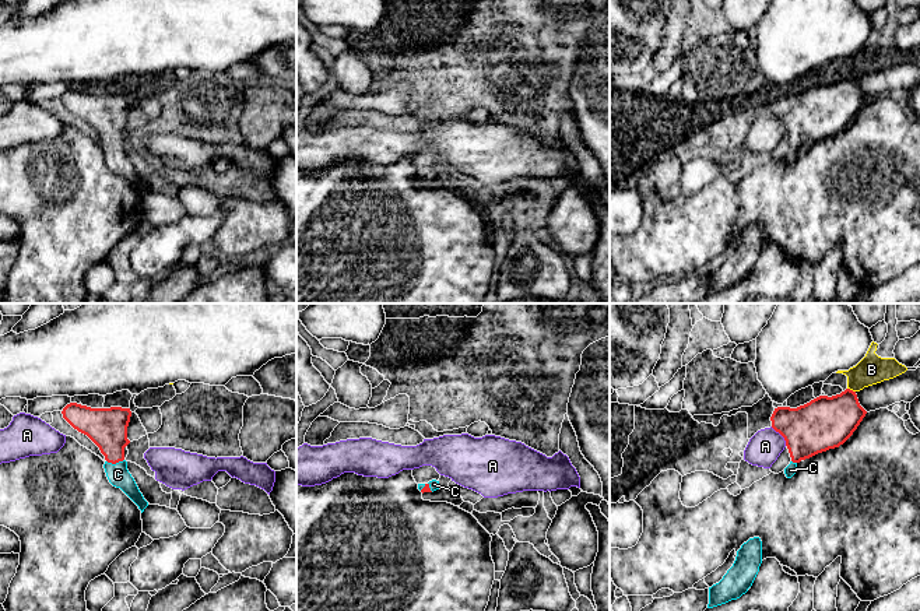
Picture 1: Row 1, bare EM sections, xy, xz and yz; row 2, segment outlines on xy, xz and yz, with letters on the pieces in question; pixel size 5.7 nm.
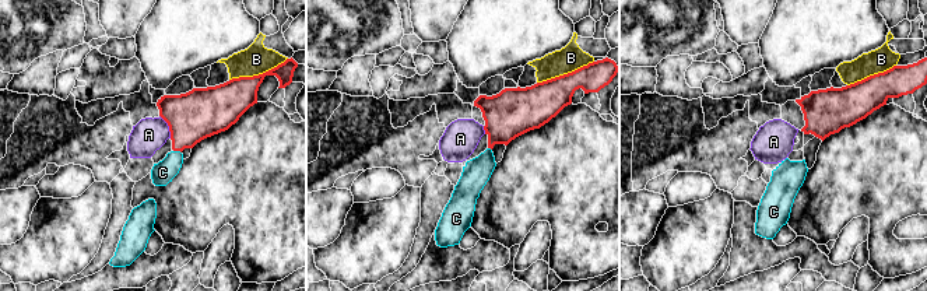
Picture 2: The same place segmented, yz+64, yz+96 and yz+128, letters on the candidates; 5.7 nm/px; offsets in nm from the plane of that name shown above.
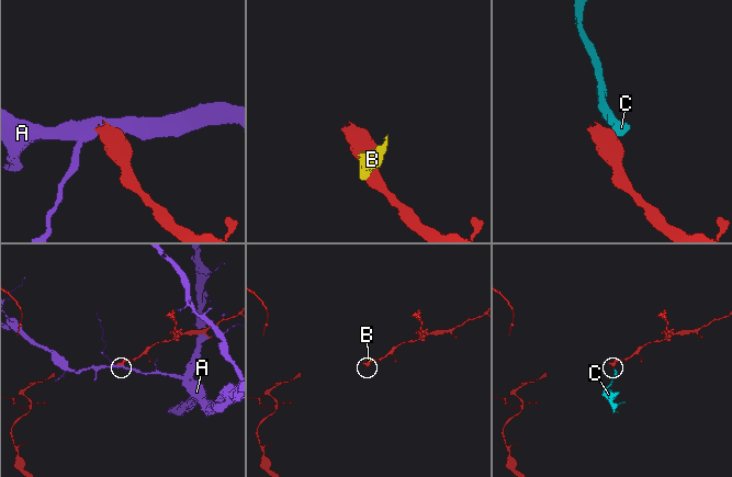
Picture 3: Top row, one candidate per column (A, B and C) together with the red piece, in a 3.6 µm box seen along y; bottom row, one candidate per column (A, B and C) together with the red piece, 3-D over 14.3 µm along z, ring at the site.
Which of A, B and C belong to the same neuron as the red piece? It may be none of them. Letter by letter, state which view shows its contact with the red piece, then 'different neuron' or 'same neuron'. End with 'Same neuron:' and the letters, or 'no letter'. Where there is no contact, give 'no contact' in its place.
A: yz | different neuron
B: yz | different neuron
C: xy | same neuron
Same neuron: C

